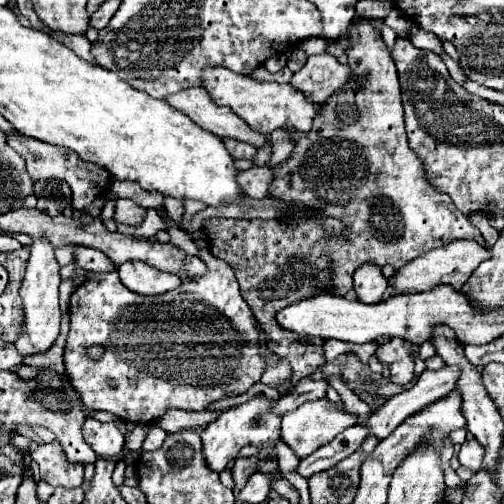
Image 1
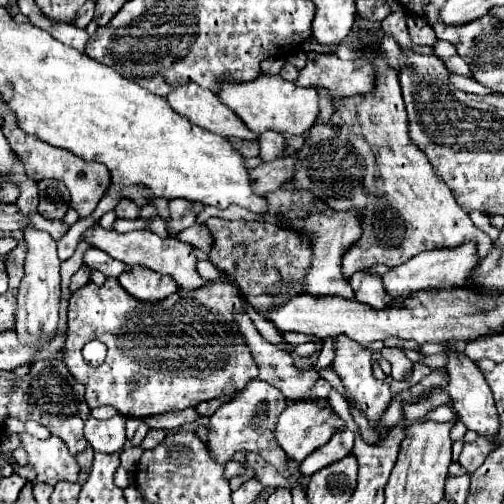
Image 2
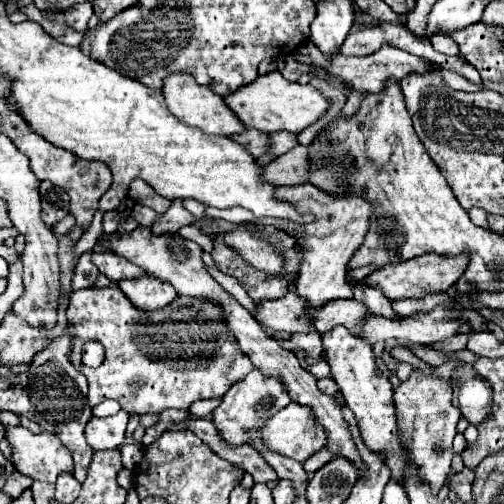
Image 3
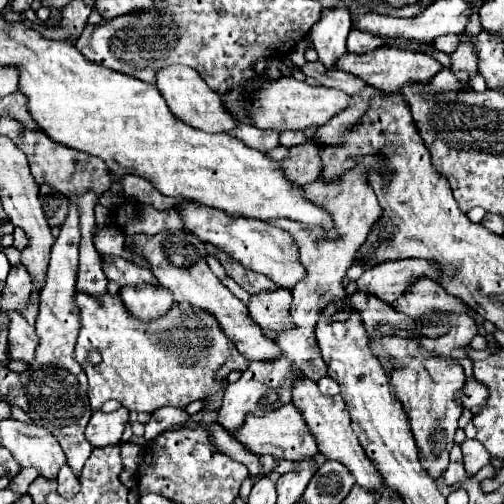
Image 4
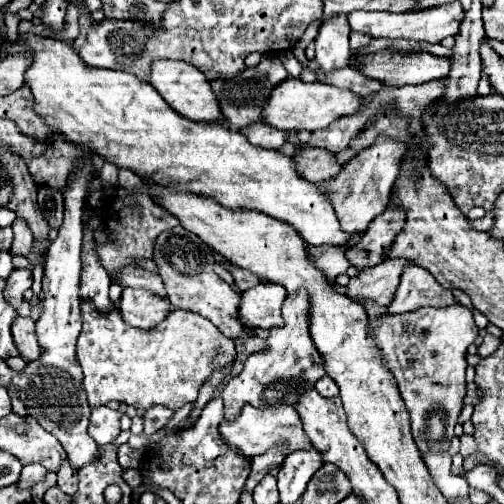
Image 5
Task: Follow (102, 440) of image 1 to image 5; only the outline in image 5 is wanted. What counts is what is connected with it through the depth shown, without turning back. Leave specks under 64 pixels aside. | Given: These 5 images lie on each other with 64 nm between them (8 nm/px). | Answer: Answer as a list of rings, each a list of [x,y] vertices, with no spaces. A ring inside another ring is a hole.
[[[98,406],[92,410],[88,434],[98,444],[110,444],[120,434],[120,422],[118,420],[120,420],[118,410],[110,410],[108,406]]]

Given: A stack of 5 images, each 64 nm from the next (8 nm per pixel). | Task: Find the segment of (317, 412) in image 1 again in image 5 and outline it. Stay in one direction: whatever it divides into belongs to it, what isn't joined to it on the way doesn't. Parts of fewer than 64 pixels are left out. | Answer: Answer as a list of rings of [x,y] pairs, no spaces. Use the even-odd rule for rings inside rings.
[[[244,404],[244,408],[240,410],[240,414],[234,420],[222,420],[220,424],[220,436],[234,448],[238,448],[240,452],[244,452],[246,456],[258,456],[264,454],[268,448],[272,448],[272,444],[276,444],[276,440],[284,440],[288,444],[288,454],[300,448],[308,448],[308,438],[304,436],[298,412],[292,406],[280,406],[280,408],[254,408],[252,404]]]

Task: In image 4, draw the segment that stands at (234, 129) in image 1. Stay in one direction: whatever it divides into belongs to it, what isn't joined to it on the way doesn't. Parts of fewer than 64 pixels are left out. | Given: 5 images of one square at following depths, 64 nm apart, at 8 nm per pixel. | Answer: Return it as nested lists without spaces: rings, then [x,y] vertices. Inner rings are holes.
[[[170,64],[160,68],[156,72],[156,88],[164,96],[172,114],[194,128],[206,132],[224,132],[224,130],[230,132],[236,126],[236,120],[232,120],[228,112],[224,112],[224,106],[220,104],[220,96],[202,80],[202,76],[194,68],[186,68],[184,64]]]

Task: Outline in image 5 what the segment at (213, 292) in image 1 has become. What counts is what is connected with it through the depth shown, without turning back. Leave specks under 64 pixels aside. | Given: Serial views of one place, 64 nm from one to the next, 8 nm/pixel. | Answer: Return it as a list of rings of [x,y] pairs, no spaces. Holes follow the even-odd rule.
[[[82,304],[82,332],[78,336],[76,356],[84,372],[84,390],[88,396],[88,404],[102,406],[110,400],[132,404],[140,410],[162,404],[170,410],[178,410],[184,404],[196,400],[200,384],[204,382],[204,376],[212,372],[212,368],[218,368],[220,364],[230,364],[236,358],[234,340],[226,338],[210,320],[190,314],[172,310],[154,330],[140,330],[134,326],[124,324],[120,312],[112,312],[112,316],[96,316],[88,304]],[[218,350],[224,350],[224,356],[218,356]]]

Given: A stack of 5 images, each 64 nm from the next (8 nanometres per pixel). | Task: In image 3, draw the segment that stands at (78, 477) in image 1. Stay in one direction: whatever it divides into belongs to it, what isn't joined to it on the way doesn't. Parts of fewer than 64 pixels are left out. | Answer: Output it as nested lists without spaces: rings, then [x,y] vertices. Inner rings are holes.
[[[6,426],[6,436],[4,436],[12,448],[12,462],[16,466],[16,470],[32,476],[34,480],[42,480],[42,482],[56,482],[56,476],[60,472],[72,472],[72,458],[70,452],[62,446],[62,442],[58,440],[58,436],[54,436],[52,432],[30,432],[24,426]]]

